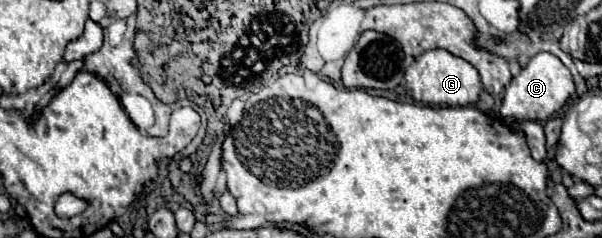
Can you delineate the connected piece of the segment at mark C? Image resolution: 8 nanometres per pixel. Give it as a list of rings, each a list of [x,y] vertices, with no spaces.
[[[539,53],[535,55],[517,77],[511,79],[509,87],[505,89],[503,105],[501,105],[501,119],[505,123],[523,123],[527,119],[531,121],[547,121],[553,113],[557,113],[567,99],[575,93],[575,83],[571,77],[571,71],[559,61],[559,57],[551,53]]]

